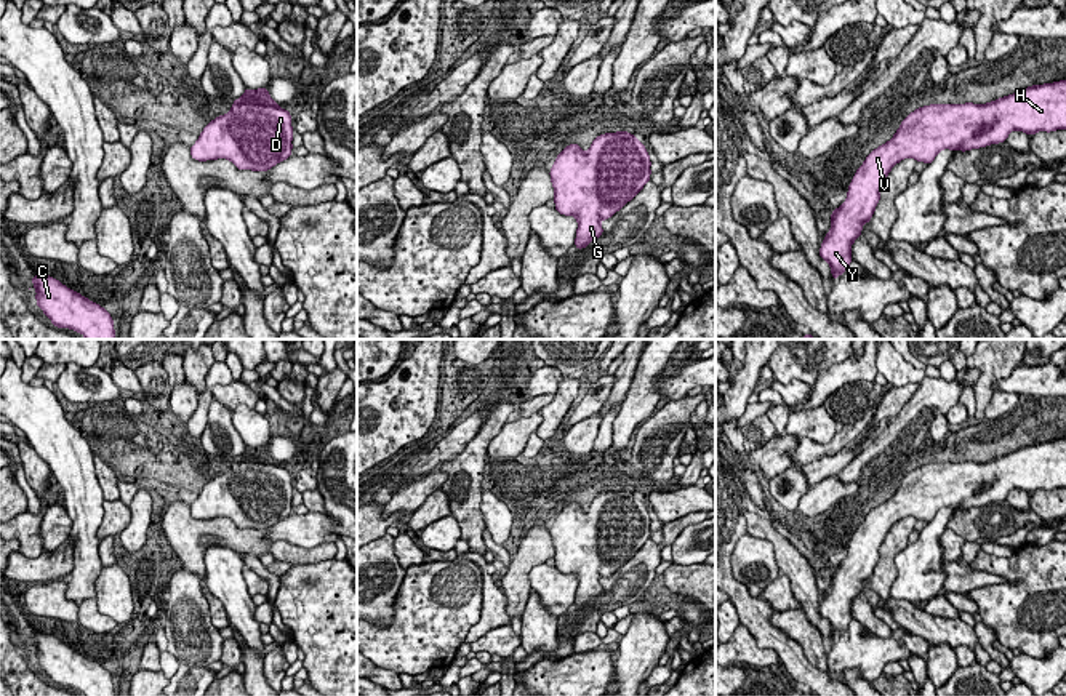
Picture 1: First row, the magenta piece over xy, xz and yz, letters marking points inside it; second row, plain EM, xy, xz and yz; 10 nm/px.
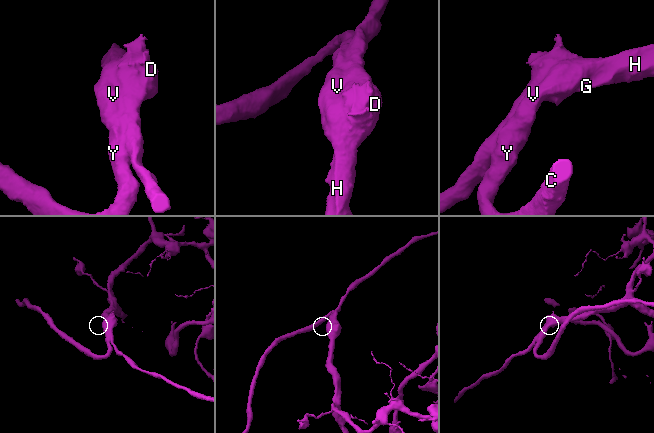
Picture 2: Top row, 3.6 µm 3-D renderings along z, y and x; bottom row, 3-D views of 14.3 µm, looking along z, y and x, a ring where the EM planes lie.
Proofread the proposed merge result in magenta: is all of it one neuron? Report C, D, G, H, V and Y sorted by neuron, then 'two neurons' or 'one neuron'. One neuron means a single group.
C D G H V Y; one neuron

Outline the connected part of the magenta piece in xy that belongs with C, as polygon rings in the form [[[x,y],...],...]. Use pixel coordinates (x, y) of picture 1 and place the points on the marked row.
[[[34,275],[37,306],[58,328],[70,328],[86,339],[115,339],[114,320],[99,304],[48,275]]]

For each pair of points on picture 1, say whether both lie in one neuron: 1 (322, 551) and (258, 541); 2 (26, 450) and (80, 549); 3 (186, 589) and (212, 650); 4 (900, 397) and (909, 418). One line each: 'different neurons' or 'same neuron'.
1: different neurons
2: different neurons
3: same neuron
4: different neurons

